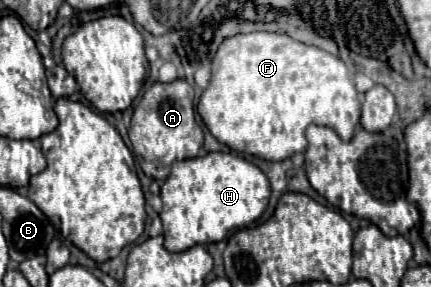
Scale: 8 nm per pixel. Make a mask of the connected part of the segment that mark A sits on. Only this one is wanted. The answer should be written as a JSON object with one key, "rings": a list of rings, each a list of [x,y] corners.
{"rings":[[[185,80],[173,82],[155,82],[135,106],[131,124],[129,124],[129,140],[133,146],[133,154],[143,172],[155,180],[165,180],[169,176],[169,168],[173,160],[185,160],[199,154],[203,146],[203,130],[195,122],[193,110],[193,86]]]}

